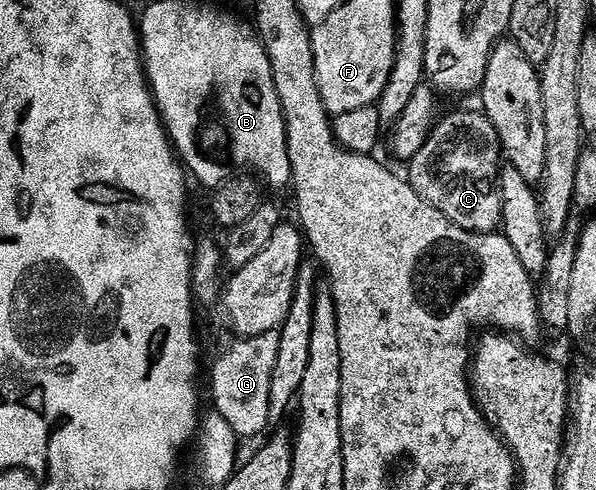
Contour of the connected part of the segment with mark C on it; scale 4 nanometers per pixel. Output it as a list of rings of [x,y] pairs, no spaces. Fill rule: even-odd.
[[[481,111],[443,115],[430,131],[425,146],[408,161],[408,179],[428,206],[440,210],[448,222],[469,232],[494,234],[502,227],[498,174],[503,163],[502,144],[492,122]],[[450,164],[462,164],[450,176]]]

